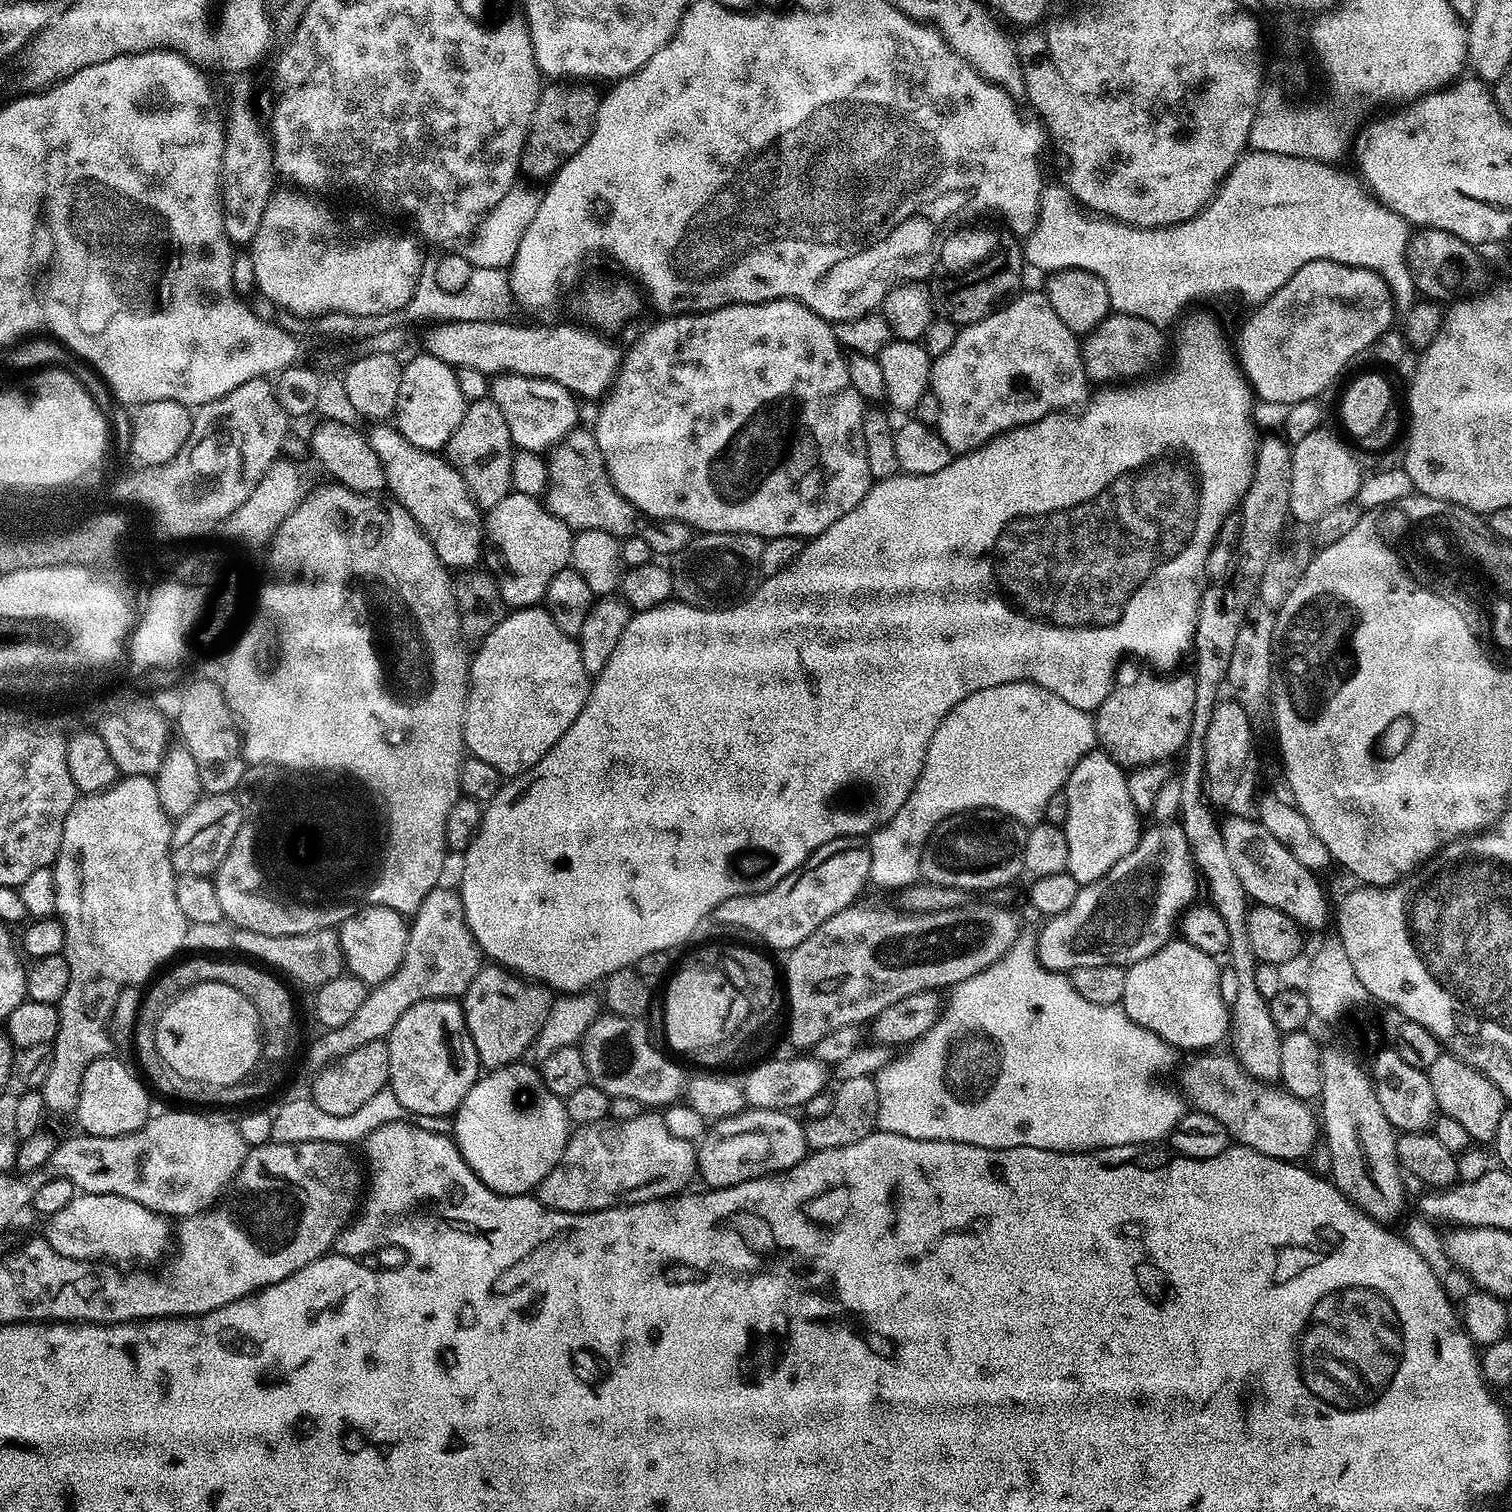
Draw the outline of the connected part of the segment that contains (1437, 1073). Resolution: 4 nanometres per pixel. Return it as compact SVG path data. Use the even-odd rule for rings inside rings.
M1442 1054L1426 1069L1430 1078L1430 1086L1434 1089L1436 1107L1443 1115L1454 1118L1462 1130L1466 1130L1469 1141L1484 1142L1480 1140L1495 1141L1496 1127L1502 1122L1502 1114L1506 1101L1502 1090L1490 1082L1476 1068L1459 1060L1457 1056Z

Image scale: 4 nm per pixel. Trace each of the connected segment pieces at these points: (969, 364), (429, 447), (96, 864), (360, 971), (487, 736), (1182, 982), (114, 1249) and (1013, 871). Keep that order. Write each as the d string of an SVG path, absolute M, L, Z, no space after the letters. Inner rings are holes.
M1043 291L1023 292L986 318L963 325L954 338L954 346L932 361L930 391L938 398L935 427L954 454L972 452L988 440L1023 424L1038 422L1052 412L1079 409L1089 399L1090 381L1084 372L1081 341L1054 314L1054 306L1050 306Z
M431 354L423 355L414 357L402 367L402 383L394 389L394 426L414 446L427 452L440 452L447 449L448 439L458 430L466 401L462 390L458 390L456 369Z
M124 776L105 792L81 795L66 818L62 846L52 872L56 883L55 915L64 928L62 955L70 966L70 983L58 1005L58 1034L51 1043L54 1062L50 1062L50 1074L38 1089L51 1115L53 1112L71 1117L75 1113L82 1078L90 1062L113 1051L108 1023L124 988L146 983L163 960L184 948L189 923L182 906L178 906L178 873L172 865L173 827L166 810L162 810L162 802L158 802L156 781L150 776Z
M369 903L361 907L338 928L343 967L367 986L378 985L386 978L396 975L406 954L409 927L409 921L405 917L386 906Z
M544 606L517 608L509 611L502 623L491 634L479 641L477 648L480 649L477 652L475 650L468 669L468 701L464 707L464 746L471 755L482 758L482 762L486 762L489 766L494 766L494 770L498 770L501 777L511 778L533 768L553 748L558 742L558 738L562 738L562 734L566 734L566 730L570 730L574 718L578 718L578 714L588 697L590 673L586 670L586 666L582 666L579 643L573 637L562 634L562 630L558 630L554 618Z
M1173 938L1163 944L1154 954L1142 958L1138 962L1127 965L1126 994L1122 1001L1124 1013L1135 1024L1162 1038L1173 1049L1196 1048L1192 1050L1212 1050L1220 1039L1230 1032L1230 1006L1222 998L1220 985L1221 965L1213 957L1208 956L1198 946L1190 946L1179 938Z
M54 1179L37 1191L30 1206L40 1214L53 1214L50 1243L66 1258L93 1262L156 1260L168 1248L169 1221L159 1212L130 1202L130 1198L76 1194L70 1181Z
M973 808L970 812L955 812L948 816L928 836L920 855L919 875L929 884L959 888L965 893L988 892L991 888L1004 888L1025 875L1026 838L1028 828L1020 824L1007 811L999 808Z

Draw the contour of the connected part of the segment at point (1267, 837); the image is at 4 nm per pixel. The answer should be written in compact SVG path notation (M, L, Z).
M1232 816L1225 823L1221 823L1219 827L1222 834L1222 846L1226 846L1230 866L1242 881L1242 890L1249 901L1274 906L1274 910L1280 910L1282 914L1286 914L1293 923L1304 930L1324 928L1330 924L1328 900L1324 897L1323 886L1316 881L1319 880L1317 873L1306 870L1306 866L1302 866L1302 862L1298 862L1298 858L1294 858L1294 854L1290 854L1290 850L1286 850L1286 846L1282 846L1282 842L1278 842L1278 838L1274 838L1274 834L1270 834L1270 830L1266 830L1266 826L1262 826L1259 819L1247 820L1244 816Z

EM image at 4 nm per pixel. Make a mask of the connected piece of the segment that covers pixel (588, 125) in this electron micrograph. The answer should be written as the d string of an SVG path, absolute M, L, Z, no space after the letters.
M582 86L545 87L538 98L538 106L534 106L534 114L530 118L528 133L524 139L524 149L520 155L520 170L532 180L547 181L556 175L556 171L565 164L590 138L592 127L596 121L598 96L586 92Z

